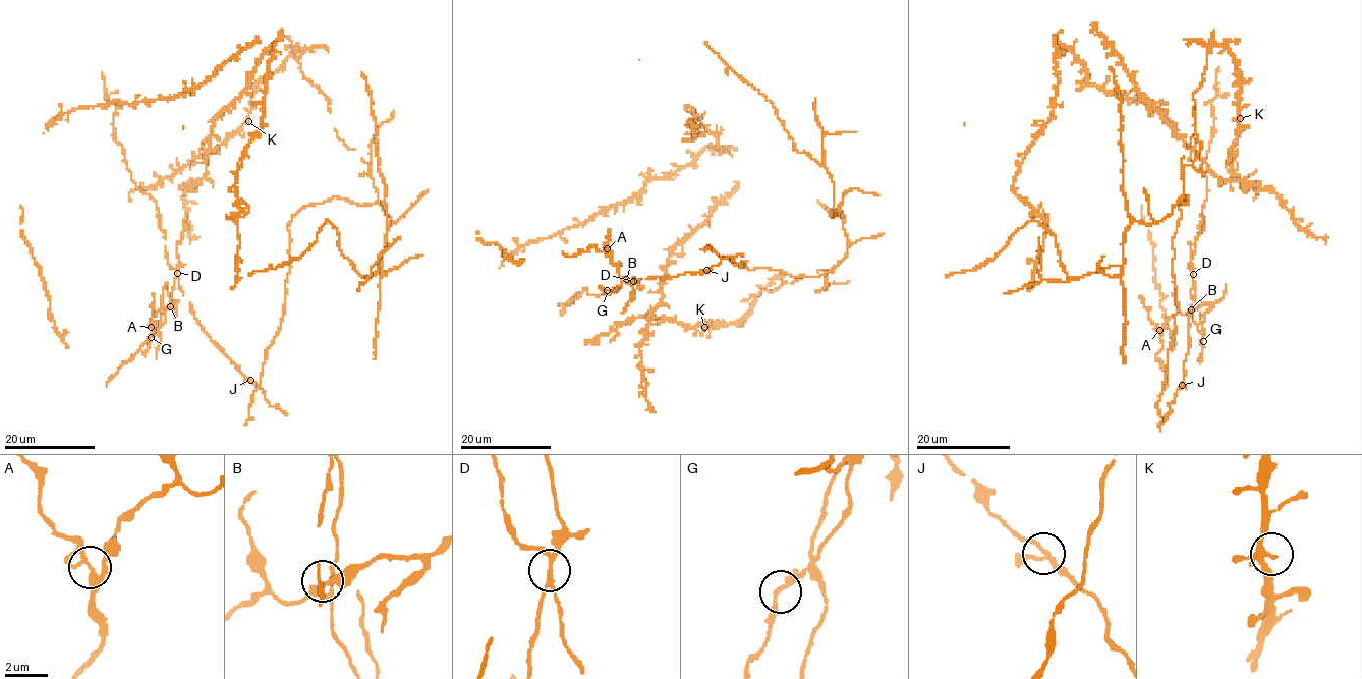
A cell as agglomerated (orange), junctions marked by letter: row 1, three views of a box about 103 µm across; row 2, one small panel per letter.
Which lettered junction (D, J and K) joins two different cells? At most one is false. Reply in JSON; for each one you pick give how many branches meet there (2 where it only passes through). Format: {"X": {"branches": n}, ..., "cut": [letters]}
{"D": {"branches": 4}, "cut": ["D"]}

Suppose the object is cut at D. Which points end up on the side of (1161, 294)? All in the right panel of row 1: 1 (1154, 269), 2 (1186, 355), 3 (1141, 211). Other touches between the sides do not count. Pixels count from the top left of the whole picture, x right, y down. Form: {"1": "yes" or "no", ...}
{"1": "yes", "2": "no", "3": "yes"}

